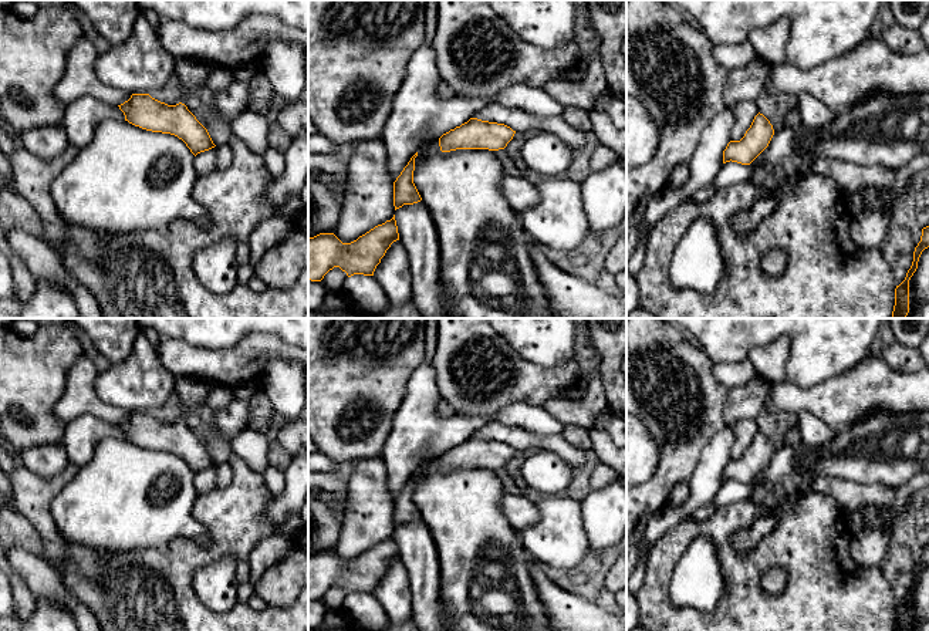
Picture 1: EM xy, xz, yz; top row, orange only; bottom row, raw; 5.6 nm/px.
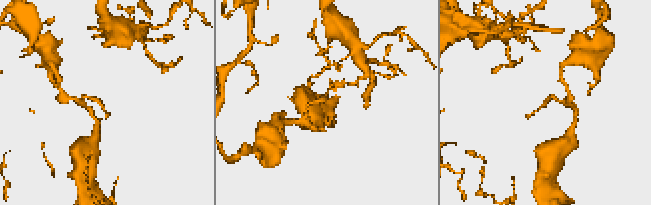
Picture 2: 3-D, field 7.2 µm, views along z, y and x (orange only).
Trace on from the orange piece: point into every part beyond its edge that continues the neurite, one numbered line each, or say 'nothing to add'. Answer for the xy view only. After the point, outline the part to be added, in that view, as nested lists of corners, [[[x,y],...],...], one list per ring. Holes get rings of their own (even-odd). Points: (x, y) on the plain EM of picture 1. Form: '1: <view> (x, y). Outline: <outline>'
1: xy (192, 394). Outline: [[[183,377],[176,381],[175,394],[180,406],[182,422],[185,422],[189,412],[207,408],[207,395],[212,385],[203,379],[190,377]]]

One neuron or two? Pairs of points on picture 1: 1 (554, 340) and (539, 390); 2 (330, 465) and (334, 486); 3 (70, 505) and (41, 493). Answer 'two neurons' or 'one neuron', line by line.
1: two neurons
2: two neurons
3: two neurons

